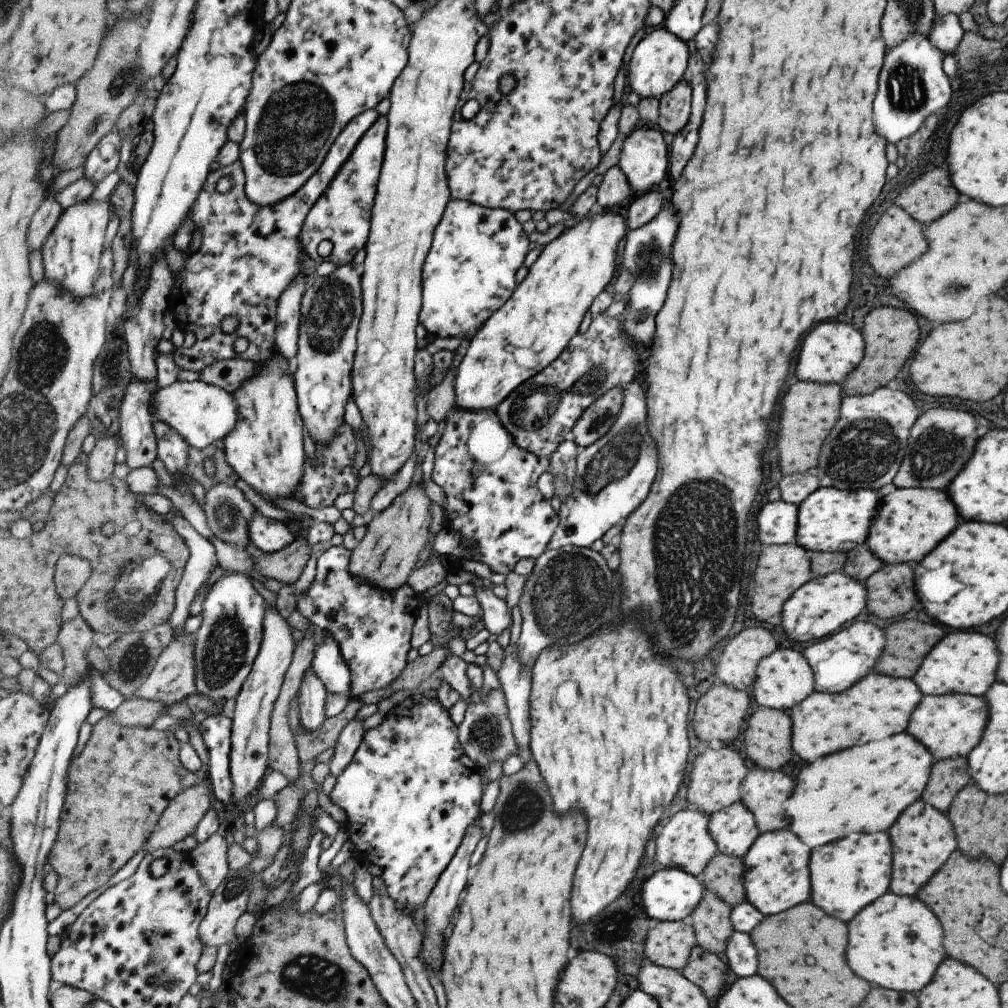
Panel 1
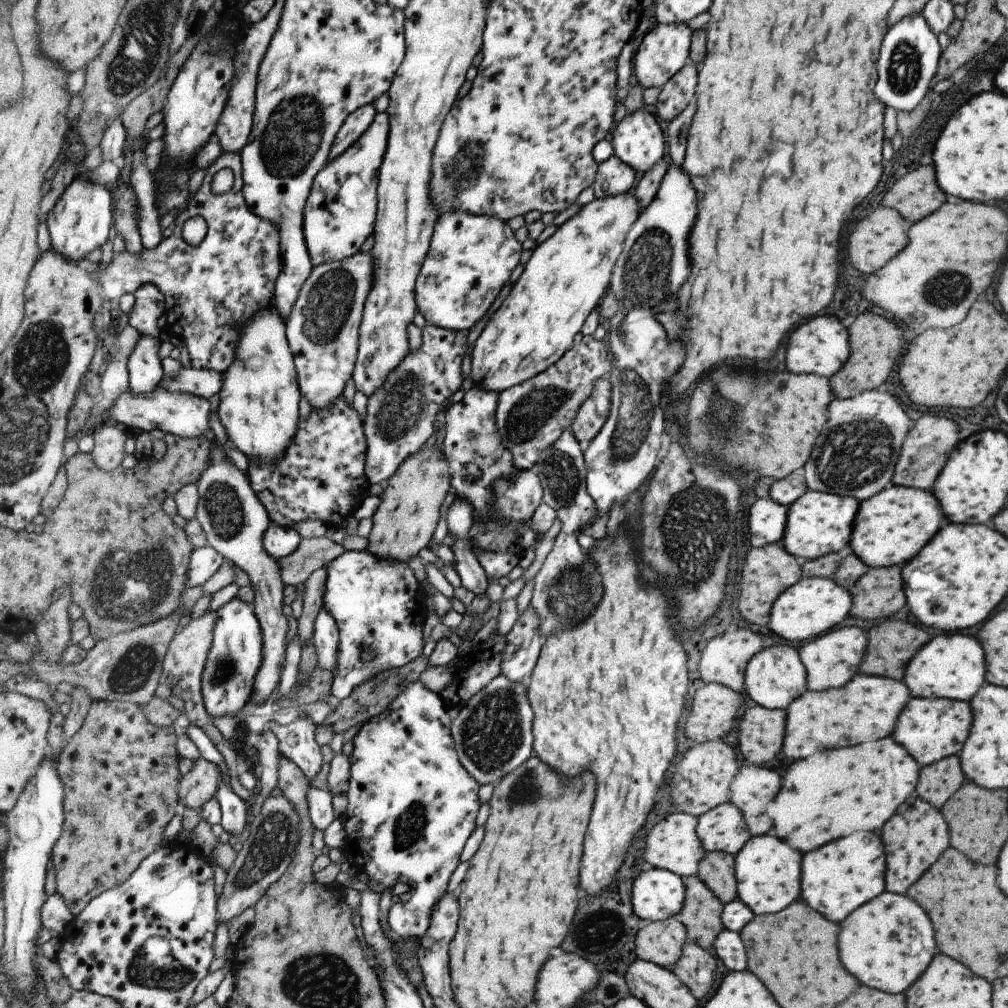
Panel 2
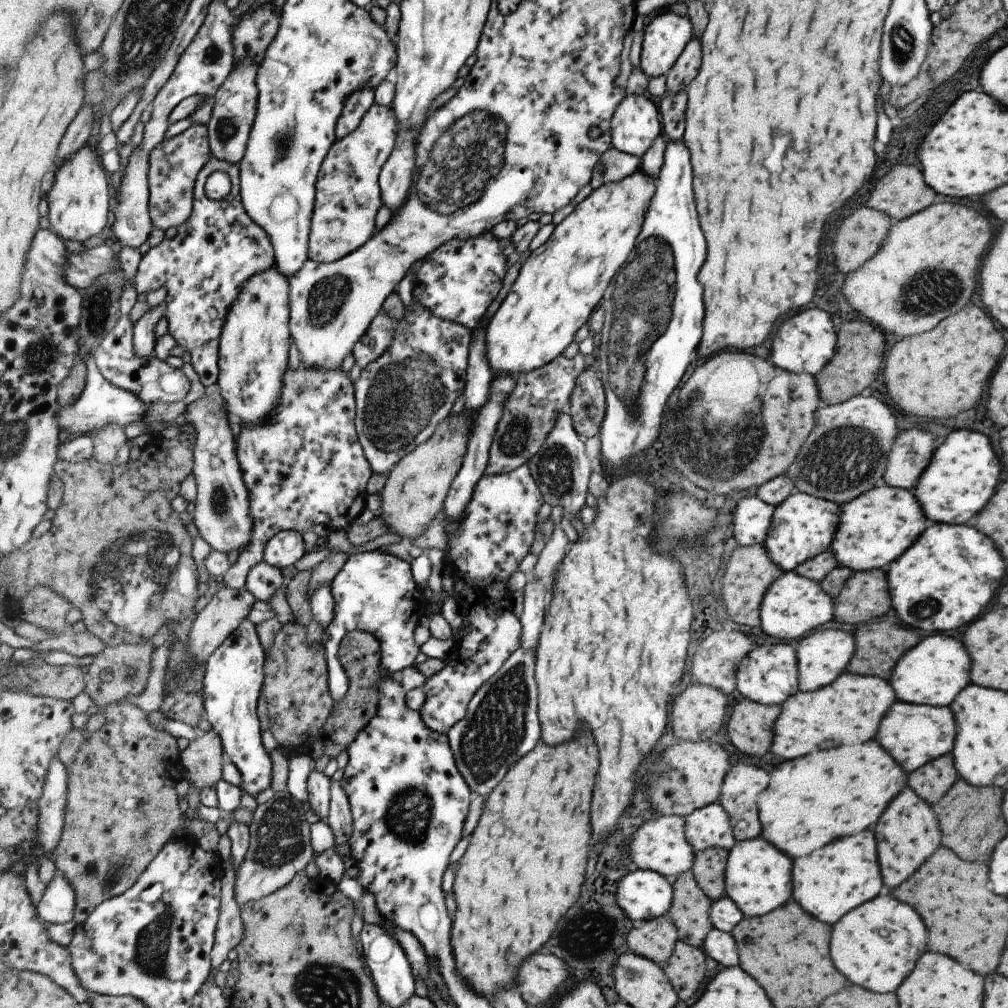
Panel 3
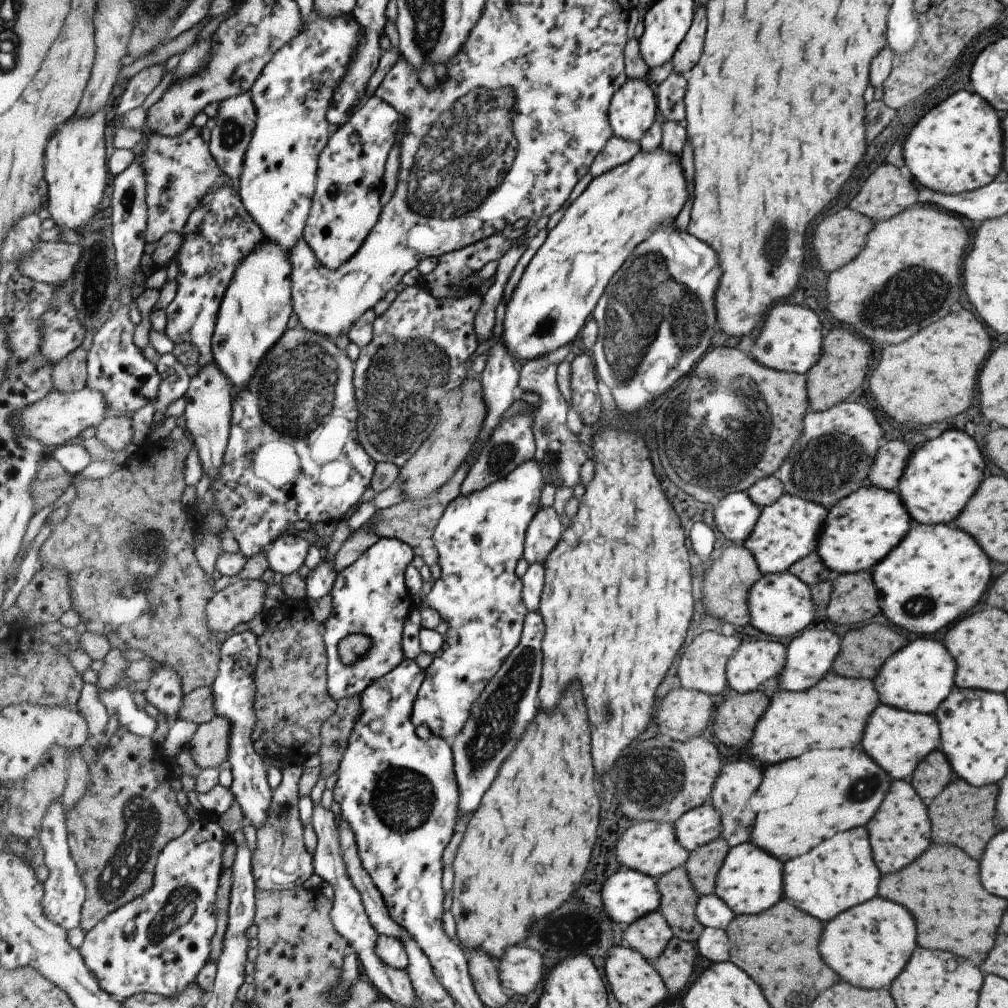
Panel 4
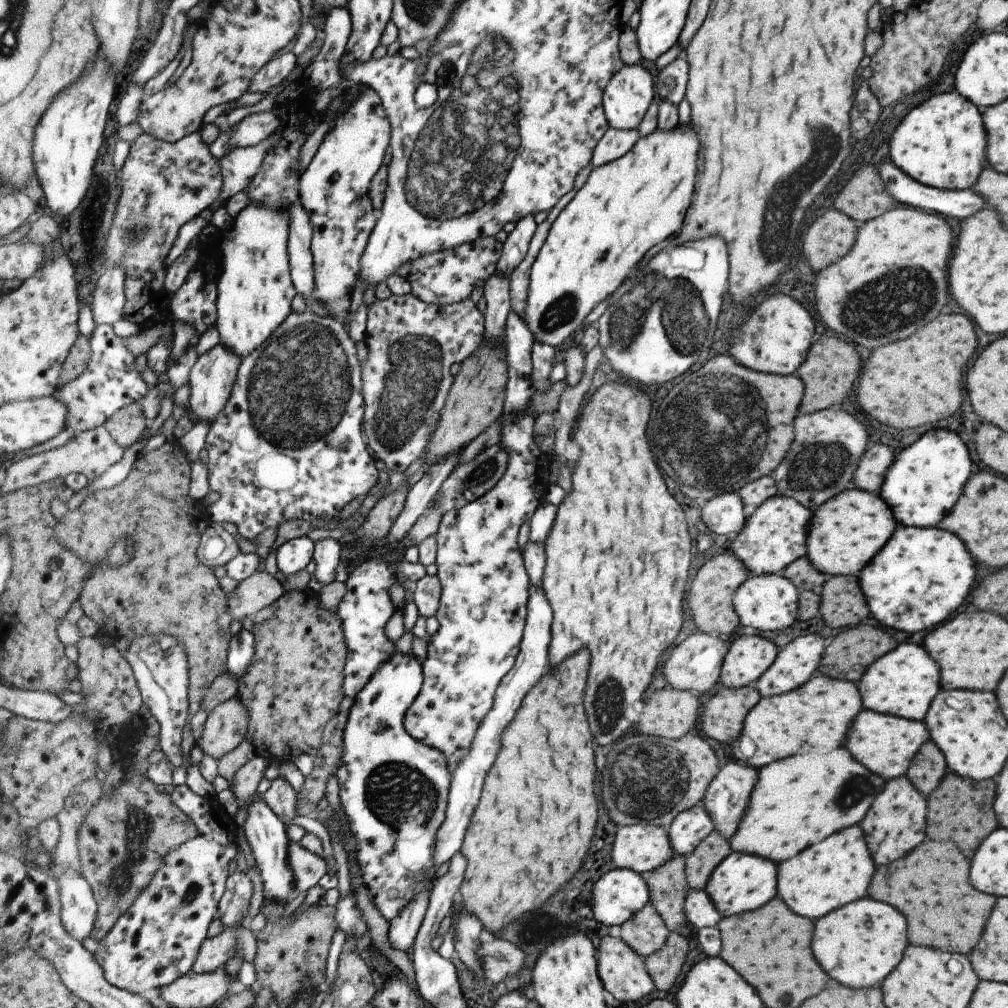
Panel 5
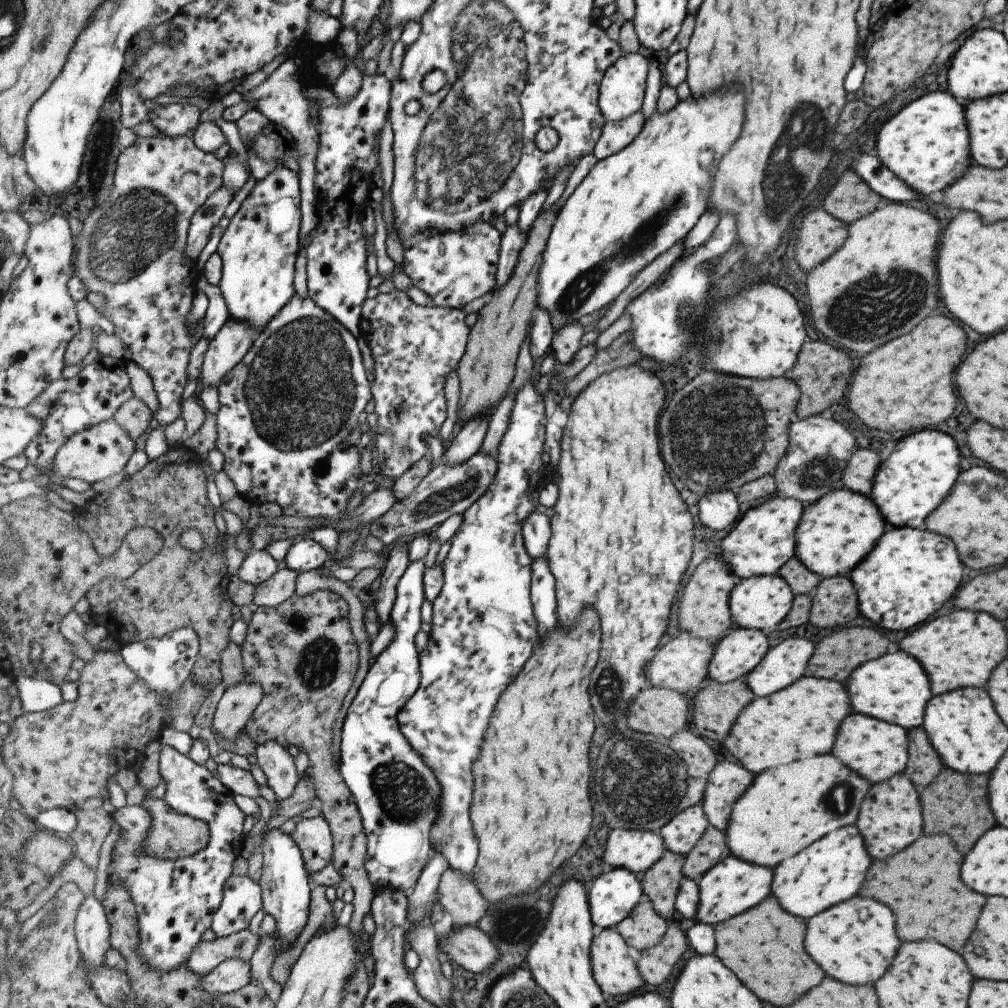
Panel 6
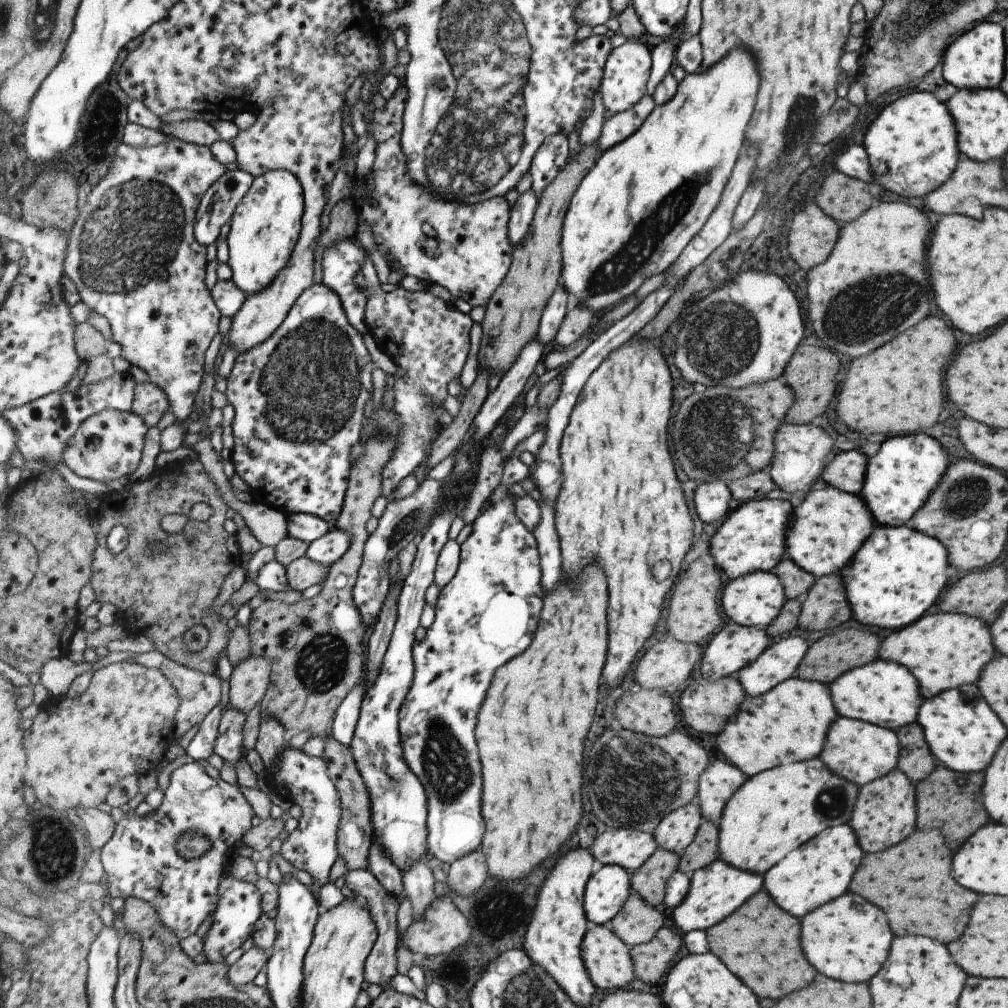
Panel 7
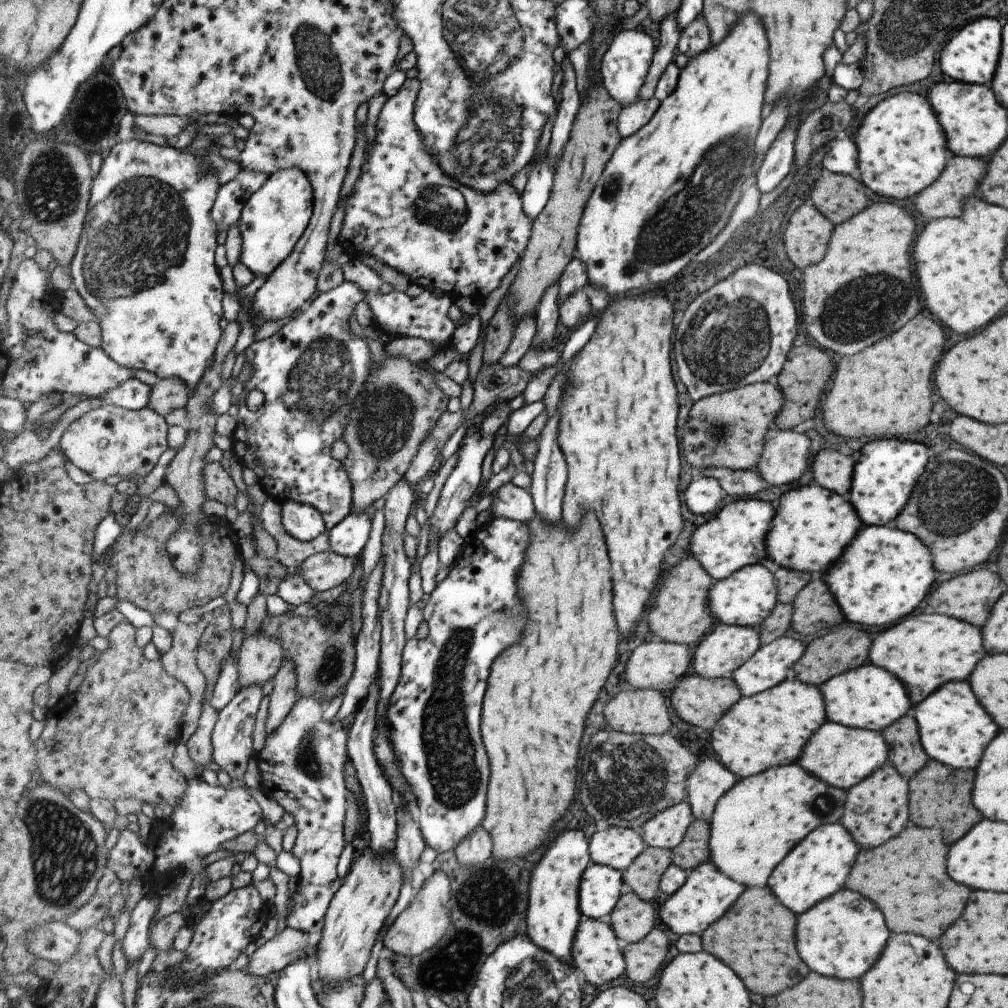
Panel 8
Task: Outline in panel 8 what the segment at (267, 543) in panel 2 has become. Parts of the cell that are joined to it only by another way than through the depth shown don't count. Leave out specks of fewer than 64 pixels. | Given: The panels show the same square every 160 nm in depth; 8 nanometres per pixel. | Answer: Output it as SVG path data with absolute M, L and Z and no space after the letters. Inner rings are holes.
M367 512L351 513L330 530L330 550L346 557L361 556L371 534L371 518Z

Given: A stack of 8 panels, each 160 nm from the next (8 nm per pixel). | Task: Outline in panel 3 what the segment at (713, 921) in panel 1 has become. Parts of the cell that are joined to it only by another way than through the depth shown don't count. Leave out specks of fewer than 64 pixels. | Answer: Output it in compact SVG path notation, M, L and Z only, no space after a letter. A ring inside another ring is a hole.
M692 870L681 874L672 883L674 904L667 916L676 924L683 942L704 948L707 935L715 927L710 919L715 900L699 886Z

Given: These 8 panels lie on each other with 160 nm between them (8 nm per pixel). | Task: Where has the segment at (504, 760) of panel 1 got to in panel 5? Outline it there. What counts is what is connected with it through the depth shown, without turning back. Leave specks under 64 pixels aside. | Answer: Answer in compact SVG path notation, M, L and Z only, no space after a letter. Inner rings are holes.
M542 585L530 586L530 601L528 602L528 619L525 638L522 640L522 649L516 658L514 669L502 680L498 686L494 709L487 715L476 734L471 752L453 769L453 781L450 788L450 800L446 821L438 832L437 849L434 854L435 866L441 868L462 850L468 826L471 824L475 811L481 801L481 792L485 778L495 764L495 758L501 748L501 734L509 728L511 720L515 718L517 710L525 704L525 696L529 690L537 685L543 674L549 674L550 646L553 638L554 607L546 590Z

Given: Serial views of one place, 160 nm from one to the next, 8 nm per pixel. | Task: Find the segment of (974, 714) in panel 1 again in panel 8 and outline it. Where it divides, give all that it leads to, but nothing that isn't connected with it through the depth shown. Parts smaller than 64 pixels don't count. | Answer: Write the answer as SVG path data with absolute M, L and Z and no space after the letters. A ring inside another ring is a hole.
M827 720L817 727L799 751L797 766L829 786L846 791L877 770L885 761L888 748L882 734L869 729L844 727Z

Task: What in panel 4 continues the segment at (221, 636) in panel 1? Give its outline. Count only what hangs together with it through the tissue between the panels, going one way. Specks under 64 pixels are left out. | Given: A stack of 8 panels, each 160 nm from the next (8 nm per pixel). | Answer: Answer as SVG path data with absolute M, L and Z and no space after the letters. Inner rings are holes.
M243 631L239 634L225 638L222 646L222 662L220 671L212 686L216 700L216 714L225 718L232 724L230 742L230 763L233 781L230 789L236 801L242 806L244 815L250 824L259 830L270 816L270 808L274 790L267 782L268 768L264 763L264 756L257 754L251 742L253 726L258 722L254 709L257 698L258 686L256 670L260 659L260 646L258 636L252 631Z

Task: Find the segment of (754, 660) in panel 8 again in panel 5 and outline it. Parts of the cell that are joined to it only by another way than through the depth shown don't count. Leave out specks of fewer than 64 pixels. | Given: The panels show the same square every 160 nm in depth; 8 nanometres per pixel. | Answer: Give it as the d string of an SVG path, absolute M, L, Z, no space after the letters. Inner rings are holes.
M818 634L794 638L779 649L773 664L752 685L763 697L796 689L816 672L826 645L827 639Z

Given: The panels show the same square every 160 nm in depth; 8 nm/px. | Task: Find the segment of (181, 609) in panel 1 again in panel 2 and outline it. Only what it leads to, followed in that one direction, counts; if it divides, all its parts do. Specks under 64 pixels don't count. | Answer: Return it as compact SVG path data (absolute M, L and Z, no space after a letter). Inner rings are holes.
M210 545L196 547L191 554L191 558L188 558L189 580L186 588L205 585L223 566L223 562L225 562L225 558Z

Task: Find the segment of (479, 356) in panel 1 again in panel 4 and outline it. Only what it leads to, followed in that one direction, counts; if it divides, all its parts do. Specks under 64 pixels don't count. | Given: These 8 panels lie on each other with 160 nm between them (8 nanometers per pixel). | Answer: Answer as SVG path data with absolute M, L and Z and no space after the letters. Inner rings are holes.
M662 146L653 152L642 150L627 164L591 180L550 230L547 240L529 263L515 294L507 303L501 336L517 362L527 362L559 350L581 336L615 274L642 242L659 227L675 222L675 218L681 214L689 200L687 188L689 184L680 156L666 151Z

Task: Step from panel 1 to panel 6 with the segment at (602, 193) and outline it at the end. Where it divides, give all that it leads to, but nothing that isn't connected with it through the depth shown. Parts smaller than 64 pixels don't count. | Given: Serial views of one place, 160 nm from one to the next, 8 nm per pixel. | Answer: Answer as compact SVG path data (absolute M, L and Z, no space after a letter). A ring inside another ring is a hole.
M641 110L623 121L608 121L593 152L600 161L627 148L643 130L646 116Z

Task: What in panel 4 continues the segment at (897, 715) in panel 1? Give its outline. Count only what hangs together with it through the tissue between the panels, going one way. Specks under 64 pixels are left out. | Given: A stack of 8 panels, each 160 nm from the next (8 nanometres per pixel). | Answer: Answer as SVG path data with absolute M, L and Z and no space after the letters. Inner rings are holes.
M831 672L823 676L815 686L801 691L775 691L769 695L770 704L767 708L767 718L759 722L759 730L755 730L755 742L745 746L742 755L755 758L763 764L775 764L781 760L789 760L799 756L811 748L843 748L843 746L857 746L861 740L861 732L865 726L867 716L878 705L878 694L873 690L872 680L855 680L841 678Z

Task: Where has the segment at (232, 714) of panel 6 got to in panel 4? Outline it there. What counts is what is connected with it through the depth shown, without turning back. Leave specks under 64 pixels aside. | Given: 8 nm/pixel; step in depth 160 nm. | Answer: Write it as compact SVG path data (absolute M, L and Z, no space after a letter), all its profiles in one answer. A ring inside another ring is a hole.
M219 715L197 728L186 747L202 769L221 769L230 757L231 731L232 724L228 718Z

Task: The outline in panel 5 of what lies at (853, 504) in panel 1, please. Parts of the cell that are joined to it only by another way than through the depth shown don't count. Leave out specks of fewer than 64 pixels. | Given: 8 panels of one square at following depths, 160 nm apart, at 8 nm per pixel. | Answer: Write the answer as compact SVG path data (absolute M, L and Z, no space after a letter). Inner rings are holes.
M775 494L756 506L741 532L731 537L725 548L747 566L750 576L779 574L783 567L804 556L811 513L794 498Z

